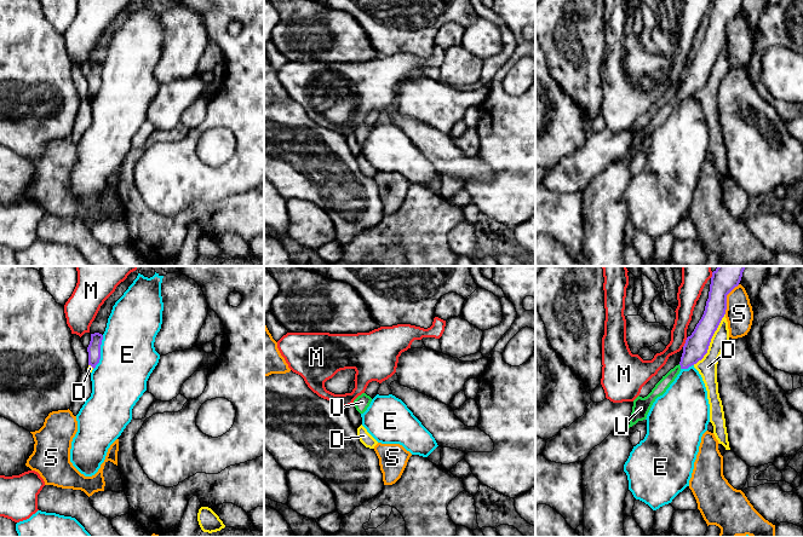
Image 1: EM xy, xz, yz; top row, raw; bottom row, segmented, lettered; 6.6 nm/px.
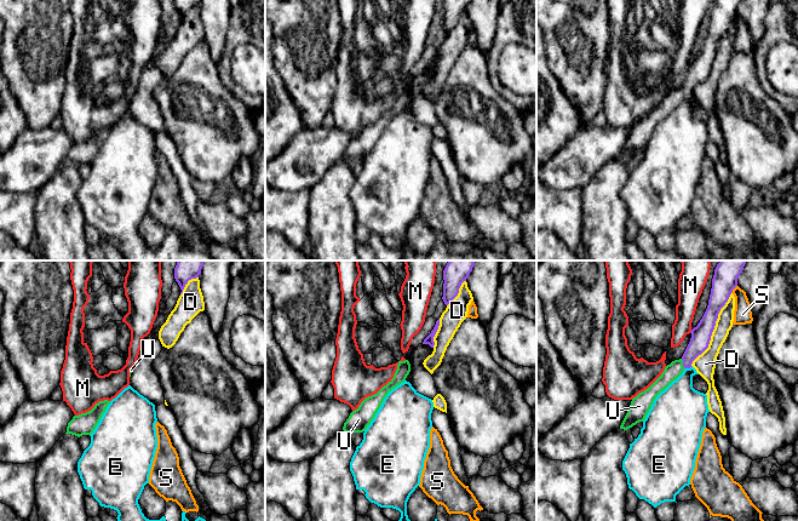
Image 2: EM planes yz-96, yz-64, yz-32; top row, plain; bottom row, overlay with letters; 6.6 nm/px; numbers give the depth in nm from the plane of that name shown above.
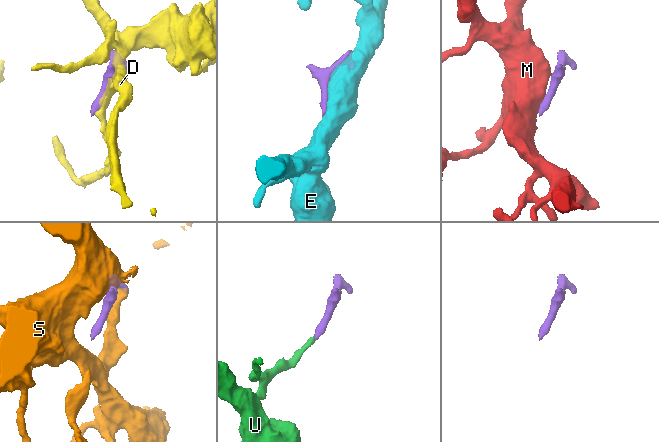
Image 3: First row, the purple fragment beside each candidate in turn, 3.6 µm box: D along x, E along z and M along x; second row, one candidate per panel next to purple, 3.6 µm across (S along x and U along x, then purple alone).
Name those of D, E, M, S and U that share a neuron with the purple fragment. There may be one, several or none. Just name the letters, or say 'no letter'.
U

